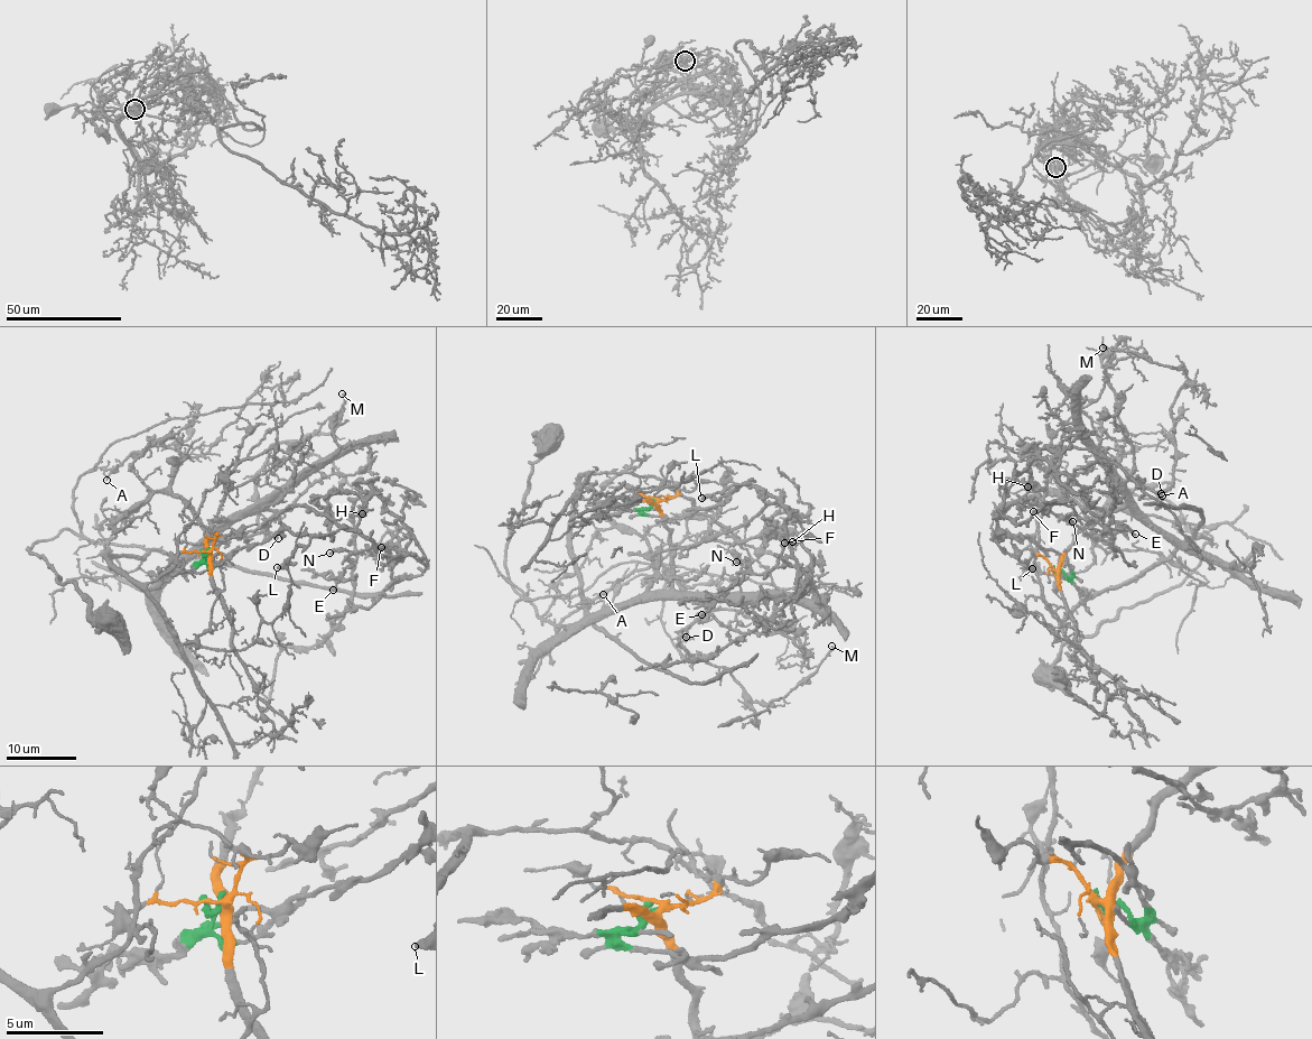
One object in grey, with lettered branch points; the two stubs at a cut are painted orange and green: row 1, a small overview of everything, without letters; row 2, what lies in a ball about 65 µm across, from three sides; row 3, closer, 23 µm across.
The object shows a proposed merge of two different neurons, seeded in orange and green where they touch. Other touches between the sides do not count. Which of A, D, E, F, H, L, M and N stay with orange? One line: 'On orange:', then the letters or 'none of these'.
On orange: A, D, M

